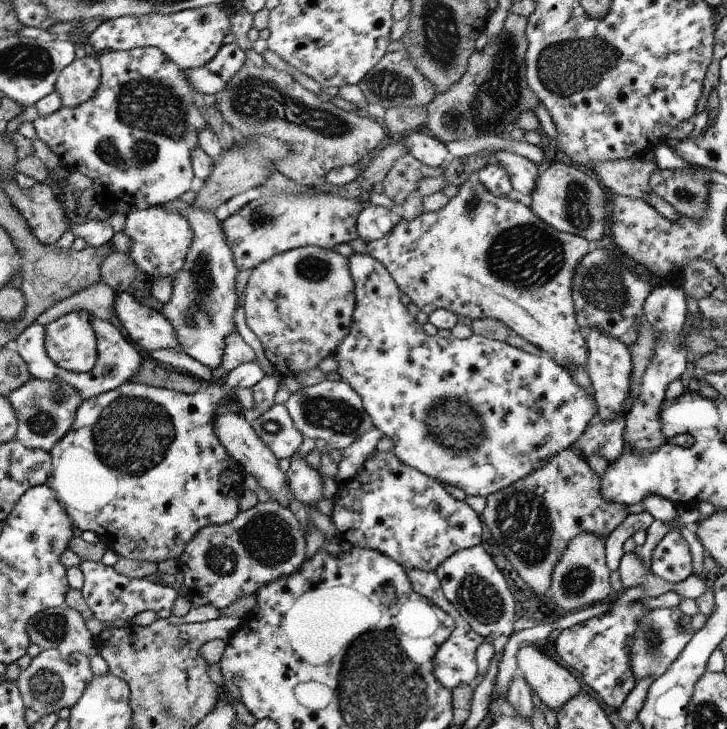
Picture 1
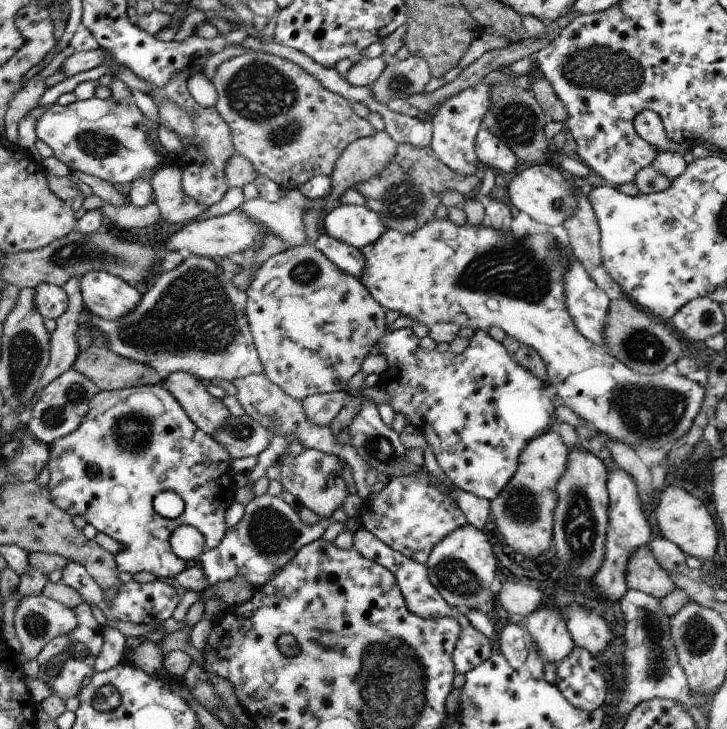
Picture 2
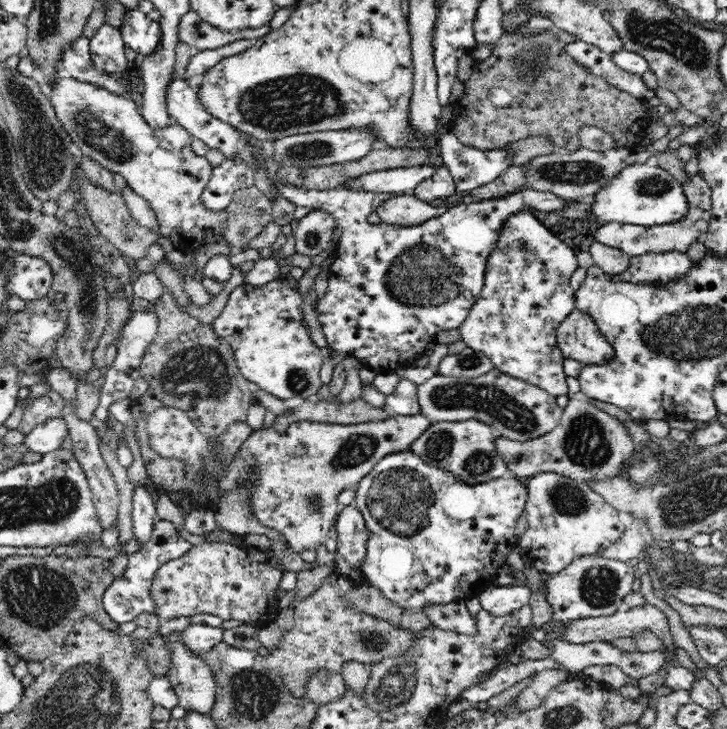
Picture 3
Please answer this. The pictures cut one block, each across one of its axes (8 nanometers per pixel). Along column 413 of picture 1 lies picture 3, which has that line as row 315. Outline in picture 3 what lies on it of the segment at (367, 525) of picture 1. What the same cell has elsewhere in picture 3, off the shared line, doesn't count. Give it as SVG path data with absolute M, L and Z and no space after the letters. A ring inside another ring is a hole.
M528 209L514 214L514 216L508 218L508 220L503 223L497 240L497 245L487 258L484 286L482 287L481 293L476 299L474 306L472 306L468 316L465 318L465 321L459 326L461 340L468 345L468 348L486 355L486 357L492 361L493 366L500 370L500 372L509 374L514 378L521 378L522 380L531 382L555 397L567 394L567 376L562 368L565 358L562 355L562 351L558 349L558 343L556 343L556 333L559 324L572 311L575 310L575 290L570 286L569 278L578 267L576 255L574 254L574 251L572 251L572 248L560 240L560 236L554 235L550 229L548 229L544 223L540 222L540 220L538 220L534 214L531 214Z

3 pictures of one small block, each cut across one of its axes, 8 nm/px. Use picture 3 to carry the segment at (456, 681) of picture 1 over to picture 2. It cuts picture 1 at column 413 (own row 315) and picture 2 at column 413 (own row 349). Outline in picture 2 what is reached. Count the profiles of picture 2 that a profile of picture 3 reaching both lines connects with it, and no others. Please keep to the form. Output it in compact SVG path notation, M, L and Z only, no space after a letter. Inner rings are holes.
M358 529L353 537L354 549L357 549L365 558L374 560L374 562L383 565L384 568L390 570L396 578L398 587L402 592L406 607L418 617L424 619L436 619L437 617L451 617L454 618L461 627L461 634L459 640L455 645L453 651L453 664L455 667L455 673L460 675L466 675L470 670L473 670L476 666L479 666L485 659L488 659L493 655L491 642L481 632L472 627L472 624L466 617L465 610L460 610L455 606L448 605L448 602L441 598L438 590L430 583L428 570L425 564L419 564L412 558L407 558L404 554L390 549L387 545L384 545L376 536L368 533L368 530Z

